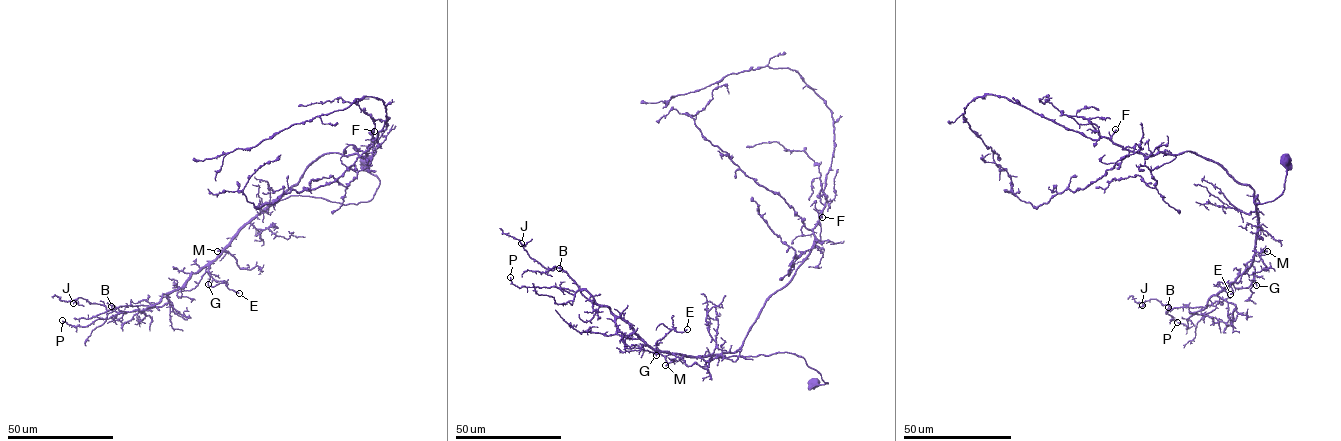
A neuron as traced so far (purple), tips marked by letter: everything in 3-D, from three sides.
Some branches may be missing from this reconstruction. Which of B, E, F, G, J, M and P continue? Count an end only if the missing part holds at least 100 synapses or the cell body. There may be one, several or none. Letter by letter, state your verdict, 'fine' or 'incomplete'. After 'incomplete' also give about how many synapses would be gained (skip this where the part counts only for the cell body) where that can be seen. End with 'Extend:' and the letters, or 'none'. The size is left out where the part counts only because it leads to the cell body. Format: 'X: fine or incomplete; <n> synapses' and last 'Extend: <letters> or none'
B: fine
E: fine
F: fine
G: fine
J: fine
M: fine
P: fine
Extend: none

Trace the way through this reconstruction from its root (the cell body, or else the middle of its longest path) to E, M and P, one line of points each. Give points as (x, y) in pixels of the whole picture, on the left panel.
E: (368, 161), (379, 181), (368, 201), (344, 205), (291, 195), (239, 231), (208, 265), (216, 282), (239, 293)
M: (368, 161), (379, 181), (368, 201), (344, 205), (291, 195), (253, 217), (227, 252), (217, 251)
P: (368, 161), (379, 181), (368, 201), (291, 195), (253, 217), (158, 302), (86, 326), (62, 320)

